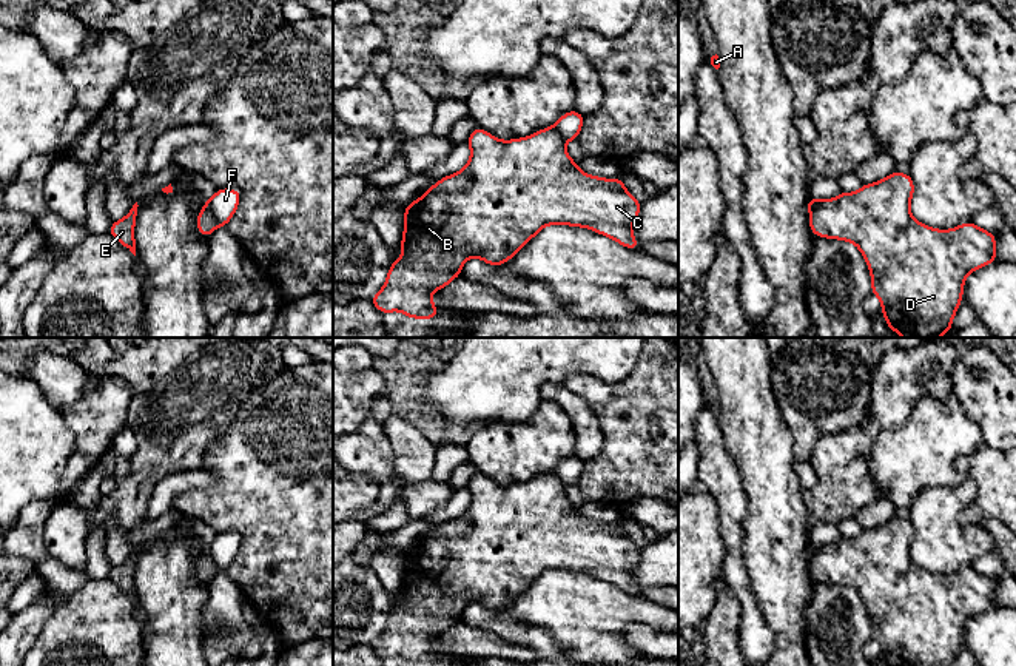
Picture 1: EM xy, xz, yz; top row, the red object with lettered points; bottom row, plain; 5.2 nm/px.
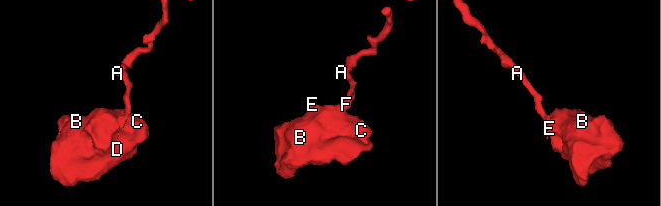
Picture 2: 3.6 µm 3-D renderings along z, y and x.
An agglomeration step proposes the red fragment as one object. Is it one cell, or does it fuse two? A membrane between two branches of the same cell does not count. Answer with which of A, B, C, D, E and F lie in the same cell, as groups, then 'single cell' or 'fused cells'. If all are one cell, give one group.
A F / B C D E | fused cells

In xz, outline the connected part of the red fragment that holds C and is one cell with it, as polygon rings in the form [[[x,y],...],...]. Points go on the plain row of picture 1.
[[[476,472],[467,487],[470,492],[467,510],[461,516],[439,524],[419,544],[402,555],[405,567],[399,594],[404,600],[393,606],[384,632],[370,644],[382,660],[401,657],[413,664],[433,664],[441,655],[433,651],[432,638],[461,621],[463,610],[469,603],[479,603],[493,612],[503,610],[547,570],[589,574],[626,594],[640,594],[632,570],[640,560],[641,549],[618,523],[603,524],[580,516],[578,509],[567,500],[566,487],[555,472],[512,486],[500,486]]]

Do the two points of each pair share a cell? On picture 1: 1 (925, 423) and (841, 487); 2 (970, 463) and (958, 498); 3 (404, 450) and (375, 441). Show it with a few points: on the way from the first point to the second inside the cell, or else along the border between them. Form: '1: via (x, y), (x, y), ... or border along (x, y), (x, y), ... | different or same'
1: border along (878, 430), (873, 440), (868, 472), (879, 495) | different
2: border along (968, 475), (975, 484), (975, 497), (959, 512) | different
3: border along (383, 427), (392, 449), (395, 474) | different

